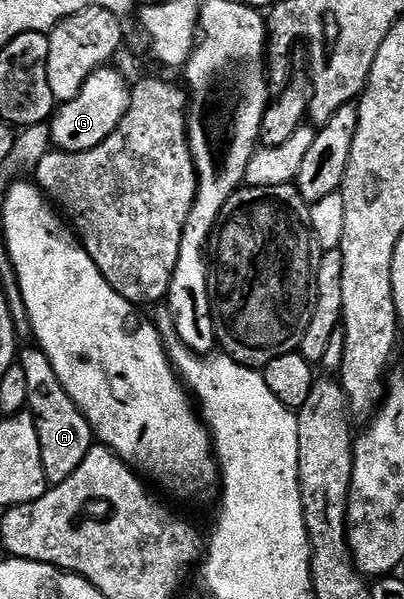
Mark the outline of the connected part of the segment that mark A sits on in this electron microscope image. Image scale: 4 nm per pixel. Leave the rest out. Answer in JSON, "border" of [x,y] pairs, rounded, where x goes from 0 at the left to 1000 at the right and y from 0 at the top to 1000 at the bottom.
{"border":[[[89,578],[50,589],[47,604],[57,611],[57,624],[67,624],[67,686],[82,696],[97,725],[97,751],[106,758],[106,785],[111,800],[124,810],[153,808],[215,765],[220,753],[235,745],[235,730],[215,698],[186,678],[176,658],[156,651],[156,638],[146,638],[146,624],[136,624],[136,611],[116,598],[116,591]]]}

